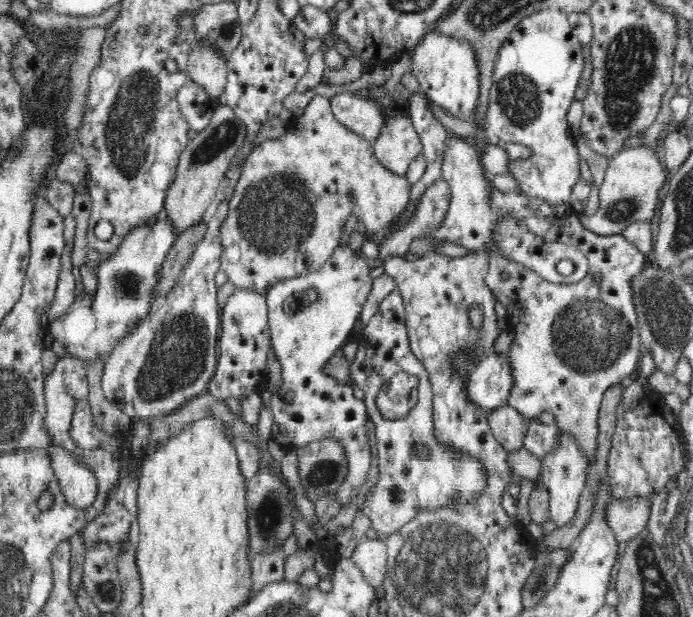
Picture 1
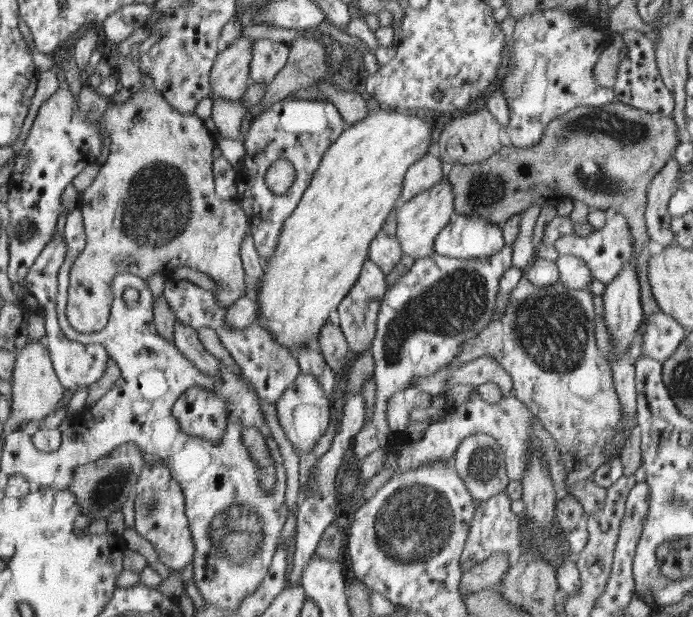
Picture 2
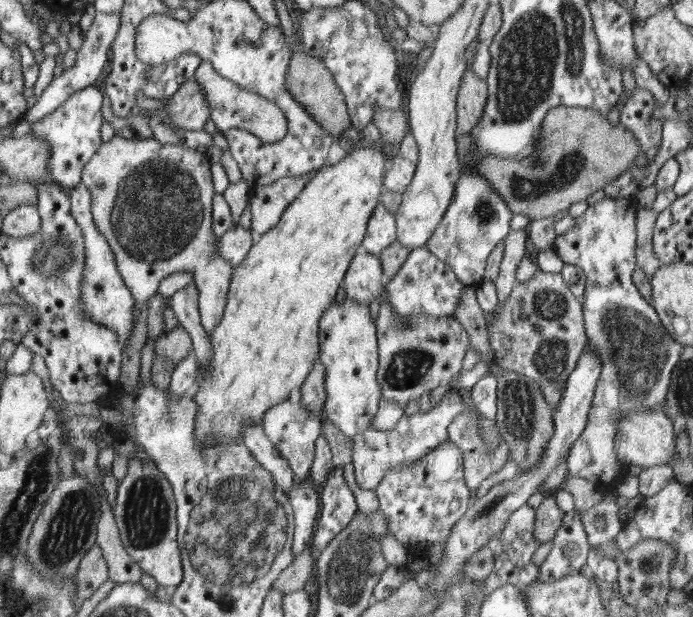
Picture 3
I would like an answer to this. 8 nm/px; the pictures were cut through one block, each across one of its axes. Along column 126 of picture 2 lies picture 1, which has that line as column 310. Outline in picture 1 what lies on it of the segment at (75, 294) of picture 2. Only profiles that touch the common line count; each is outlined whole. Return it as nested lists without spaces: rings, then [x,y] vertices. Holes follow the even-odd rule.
[[[314,95],[306,106],[304,113],[293,119],[287,131],[280,138],[262,142],[245,158],[234,194],[232,194],[232,200],[228,202],[226,222],[220,228],[220,243],[223,246],[221,270],[227,275],[227,279],[232,281],[236,289],[251,289],[252,292],[263,295],[265,288],[273,282],[278,282],[280,278],[303,277],[316,272],[331,258],[334,250],[339,246],[342,228],[346,224],[347,216],[358,216],[358,221],[366,226],[368,235],[373,237],[378,232],[385,230],[398,214],[402,214],[406,210],[411,198],[411,184],[407,181],[407,178],[394,175],[392,171],[385,170],[384,167],[380,166],[376,158],[373,158],[372,143],[364,140],[364,137],[348,131],[345,125],[340,124],[336,112],[330,107],[330,102],[331,98]]]

